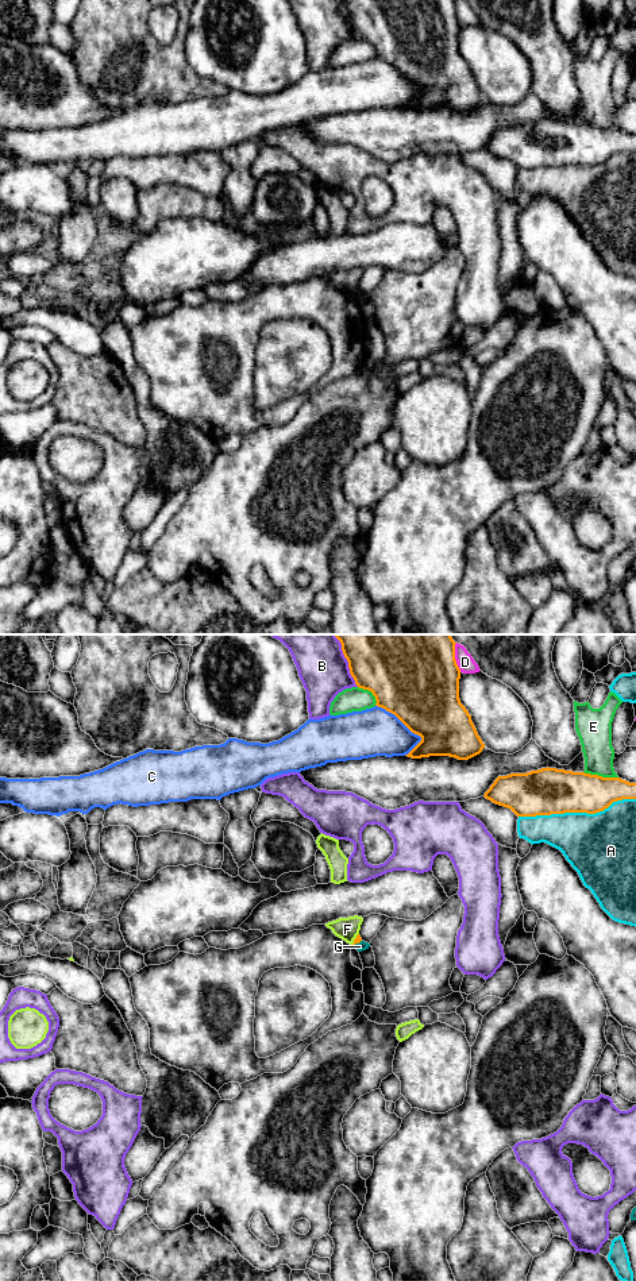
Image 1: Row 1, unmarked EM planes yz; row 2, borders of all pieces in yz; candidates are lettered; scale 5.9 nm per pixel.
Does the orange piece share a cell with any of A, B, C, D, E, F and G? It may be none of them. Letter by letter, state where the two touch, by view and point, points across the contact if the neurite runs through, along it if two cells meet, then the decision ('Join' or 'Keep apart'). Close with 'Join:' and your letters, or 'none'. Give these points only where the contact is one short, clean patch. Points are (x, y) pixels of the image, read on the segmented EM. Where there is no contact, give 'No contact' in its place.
A: Touches orange at yz (577, 811). Keep apart
B: Touches orange at yz (347, 660). Keep apart
C: Touches orange at yz (407, 726). Keep apart
D: Touches orange at yz (454, 658). Keep apart
E: Touches orange at yz (601, 776). Keep apart
F: Touches orange at yz (355, 938). Keep apart
G: Touches orange at yz (357, 942). Boundary: yz (361, 940), (354, 944). Keep apart
Join: none

